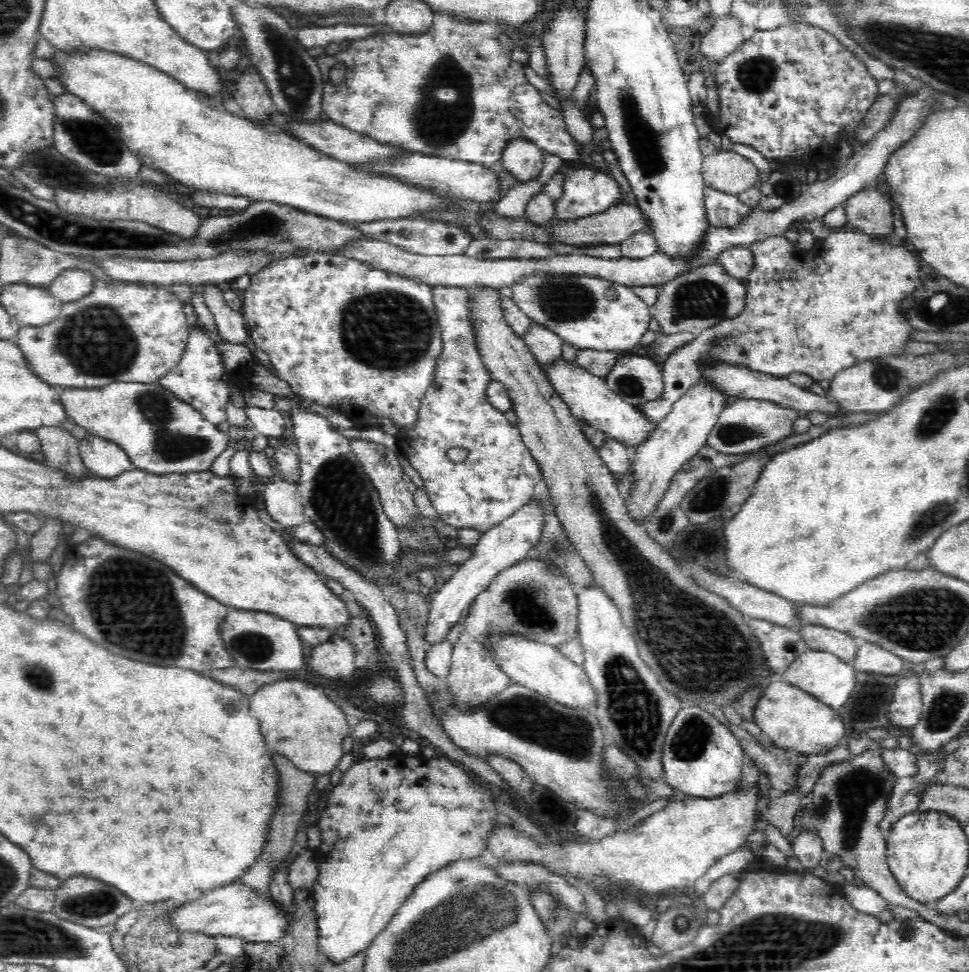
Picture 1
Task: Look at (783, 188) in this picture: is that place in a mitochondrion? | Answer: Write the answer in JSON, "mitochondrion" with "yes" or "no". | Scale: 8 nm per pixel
{"mitochondrion":"yes"}

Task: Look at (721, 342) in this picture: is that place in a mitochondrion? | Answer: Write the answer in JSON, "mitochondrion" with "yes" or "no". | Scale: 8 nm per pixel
{"mitochondrion":"yes"}

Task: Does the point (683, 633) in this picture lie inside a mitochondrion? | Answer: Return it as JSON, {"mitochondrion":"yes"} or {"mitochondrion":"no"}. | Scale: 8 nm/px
{"mitochondrion":"yes"}

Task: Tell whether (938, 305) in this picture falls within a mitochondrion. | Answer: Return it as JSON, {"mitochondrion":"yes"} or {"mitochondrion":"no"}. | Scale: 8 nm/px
{"mitochondrion":"yes"}

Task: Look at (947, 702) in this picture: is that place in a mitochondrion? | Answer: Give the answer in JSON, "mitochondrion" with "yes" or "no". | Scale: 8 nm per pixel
{"mitochondrion":"yes"}

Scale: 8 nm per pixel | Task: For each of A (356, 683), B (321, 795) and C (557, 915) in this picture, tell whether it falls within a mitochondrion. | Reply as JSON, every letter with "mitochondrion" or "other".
{"A":"other","B":"other","C":"mitochondrion"}

